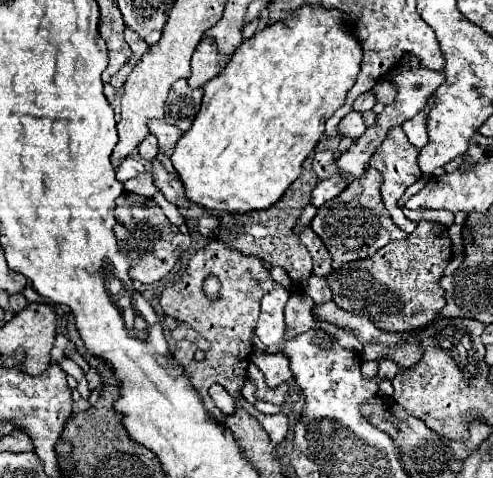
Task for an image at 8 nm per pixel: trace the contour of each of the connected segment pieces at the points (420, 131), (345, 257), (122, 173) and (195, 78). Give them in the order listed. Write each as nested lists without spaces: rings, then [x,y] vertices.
[[[424,109],[414,117],[414,119],[410,119],[410,121],[406,121],[404,123],[404,133],[406,133],[406,137],[410,139],[410,143],[412,145],[416,145],[416,149],[422,149],[422,147],[426,147],[428,145],[428,135],[426,135],[426,123],[424,123]]]
[[[370,167],[362,179],[352,181],[336,199],[324,203],[324,207],[320,207],[316,217],[312,219],[312,229],[324,241],[328,253],[332,255],[334,269],[340,269],[342,265],[358,259],[366,259],[390,241],[408,237],[400,227],[396,227],[380,199],[382,181],[382,175]]]
[[[126,157],[120,167],[116,169],[116,179],[120,179],[122,183],[136,177],[136,175],[142,175],[146,173],[146,167],[140,163],[140,159],[134,159],[134,157]]]
[[[204,37],[192,55],[192,75],[188,77],[190,87],[202,87],[208,79],[220,73],[216,39]]]

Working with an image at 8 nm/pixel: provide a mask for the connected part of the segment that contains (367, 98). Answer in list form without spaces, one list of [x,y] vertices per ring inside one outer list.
[[[366,91],[364,95],[360,95],[356,101],[354,101],[354,111],[368,111],[376,105],[376,95],[372,91]]]

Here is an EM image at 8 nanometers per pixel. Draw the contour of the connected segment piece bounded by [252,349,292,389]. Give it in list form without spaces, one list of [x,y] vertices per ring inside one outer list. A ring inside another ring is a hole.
[[[254,351],[252,353],[252,361],[260,367],[260,371],[266,377],[266,385],[270,389],[274,389],[280,383],[286,383],[288,379],[292,379],[292,373],[288,369],[288,359],[286,355],[280,353],[262,353],[262,351]]]

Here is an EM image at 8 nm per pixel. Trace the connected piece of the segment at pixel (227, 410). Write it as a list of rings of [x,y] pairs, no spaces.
[[[212,385],[210,387],[210,397],[214,401],[214,405],[224,413],[224,415],[232,415],[236,411],[236,403],[234,399],[228,395],[228,392],[221,385]]]

